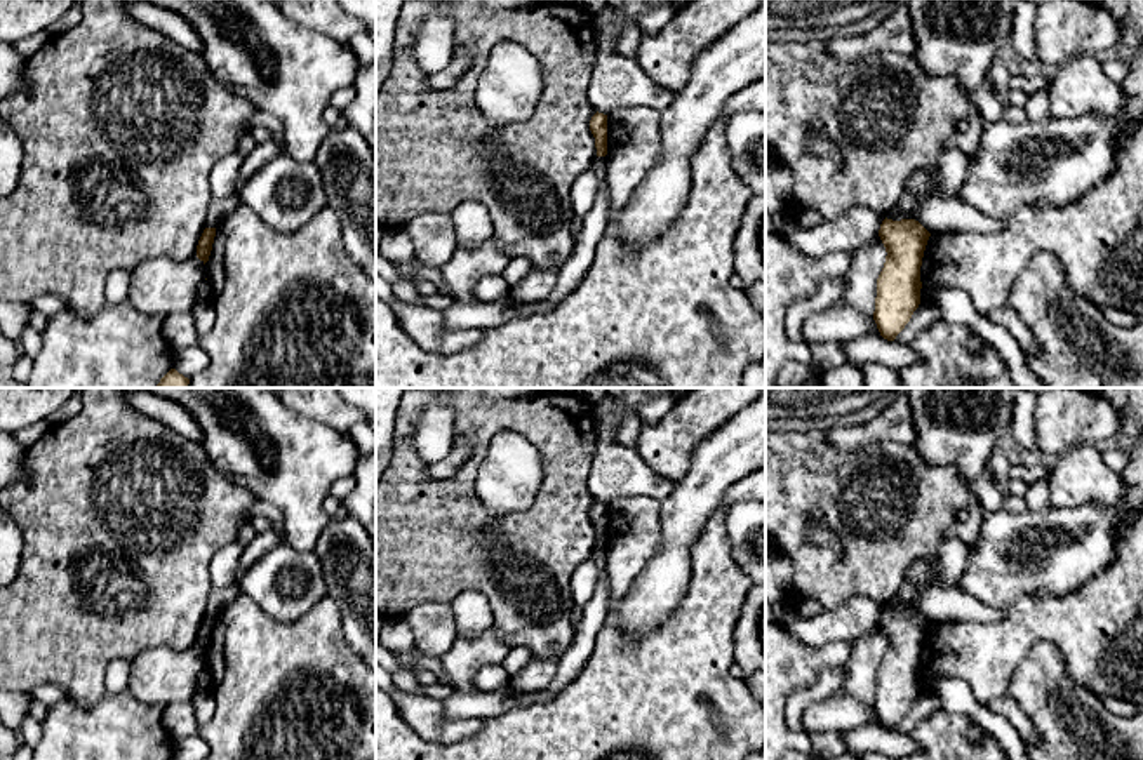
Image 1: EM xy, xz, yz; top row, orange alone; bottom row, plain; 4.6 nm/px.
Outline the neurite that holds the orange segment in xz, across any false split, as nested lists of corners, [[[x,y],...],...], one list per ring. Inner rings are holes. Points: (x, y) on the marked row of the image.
[[[595,113],[590,120],[590,130],[595,137],[597,157],[607,155],[607,115]]]

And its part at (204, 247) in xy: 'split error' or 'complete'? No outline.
complete

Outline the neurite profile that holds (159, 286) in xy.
[[[153,257],[139,263],[130,273],[129,301],[144,315],[167,317],[186,313],[197,304],[197,289],[205,280],[204,261]]]

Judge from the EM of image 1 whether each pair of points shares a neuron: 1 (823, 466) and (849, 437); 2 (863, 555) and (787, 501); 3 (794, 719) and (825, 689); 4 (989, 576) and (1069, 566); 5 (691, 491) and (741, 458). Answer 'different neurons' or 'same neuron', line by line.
1: different neurons
2: same neuron
3: same neuron
4: same neuron
5: same neuron

